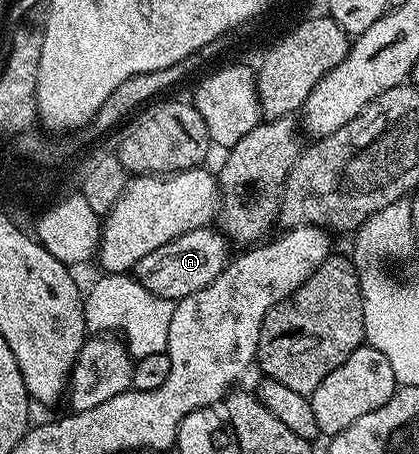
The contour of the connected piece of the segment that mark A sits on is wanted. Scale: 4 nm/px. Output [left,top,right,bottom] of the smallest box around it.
[132,228,232,303]

